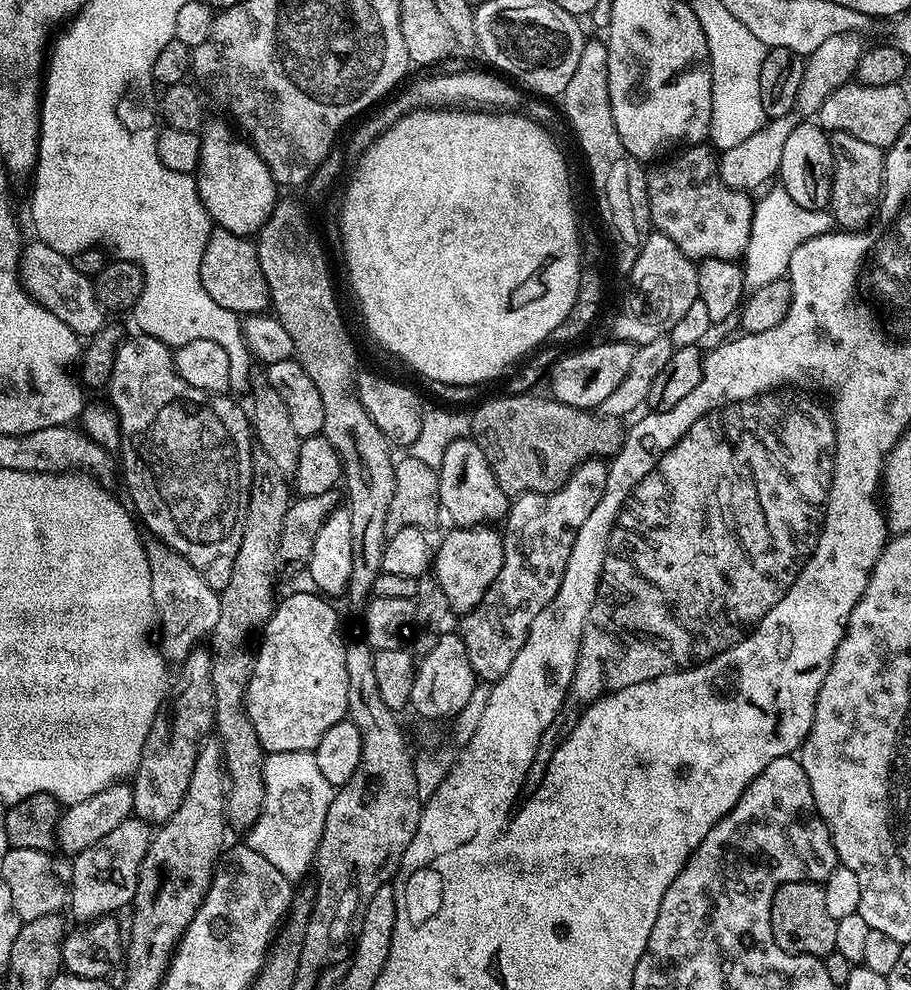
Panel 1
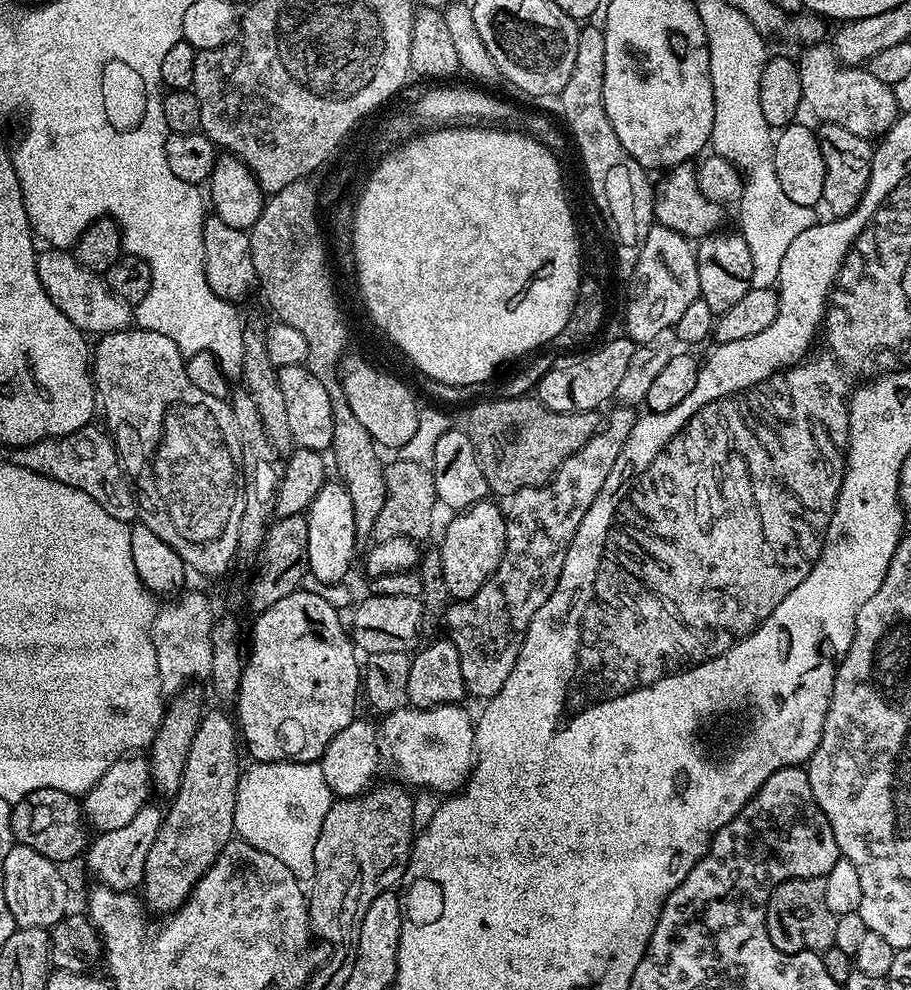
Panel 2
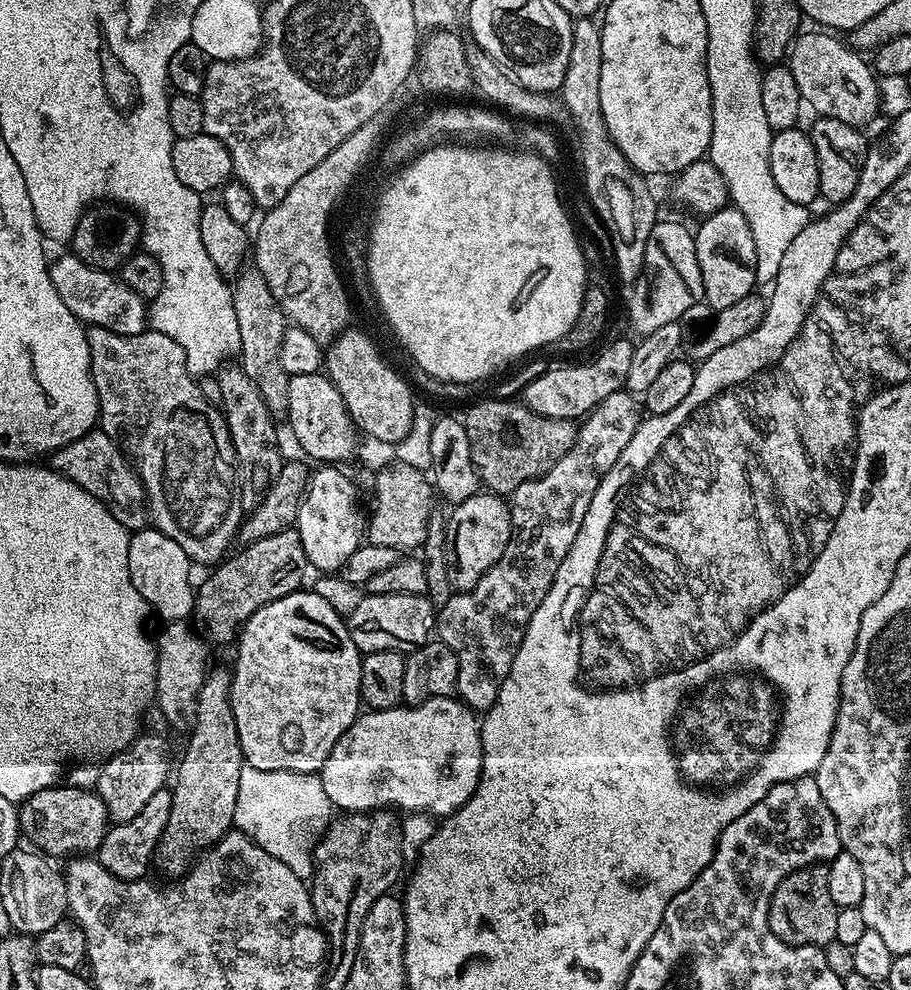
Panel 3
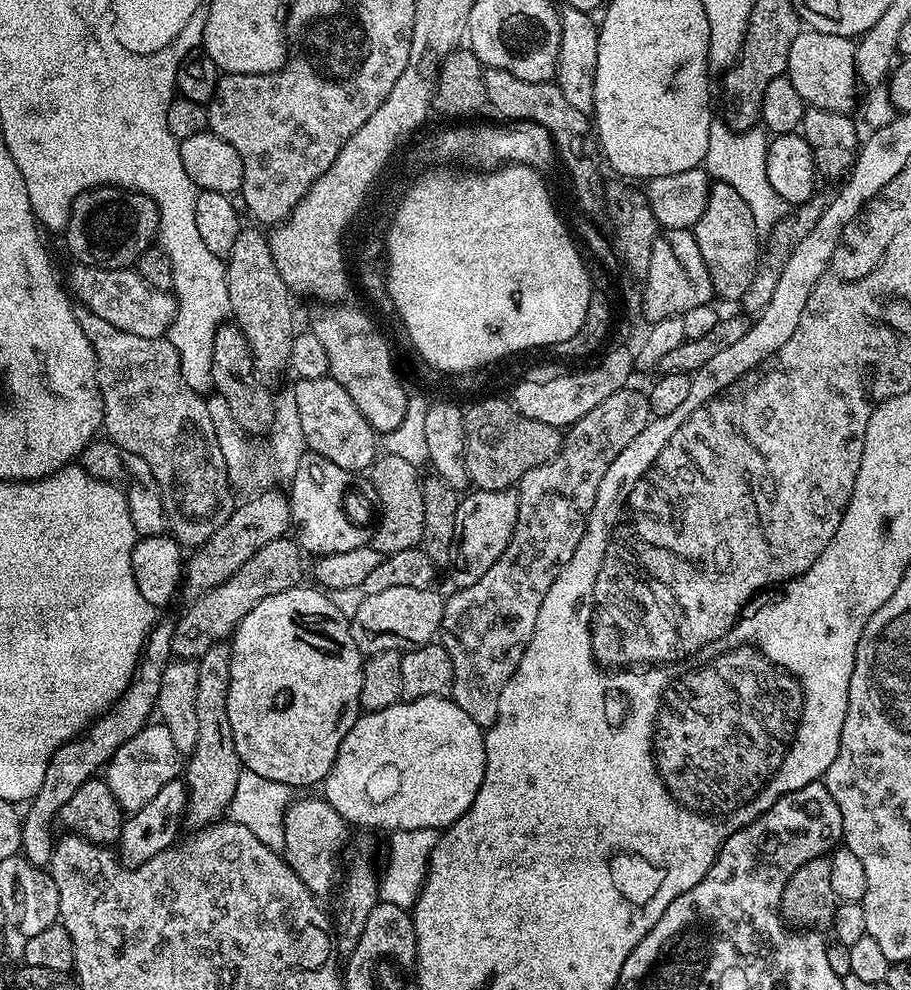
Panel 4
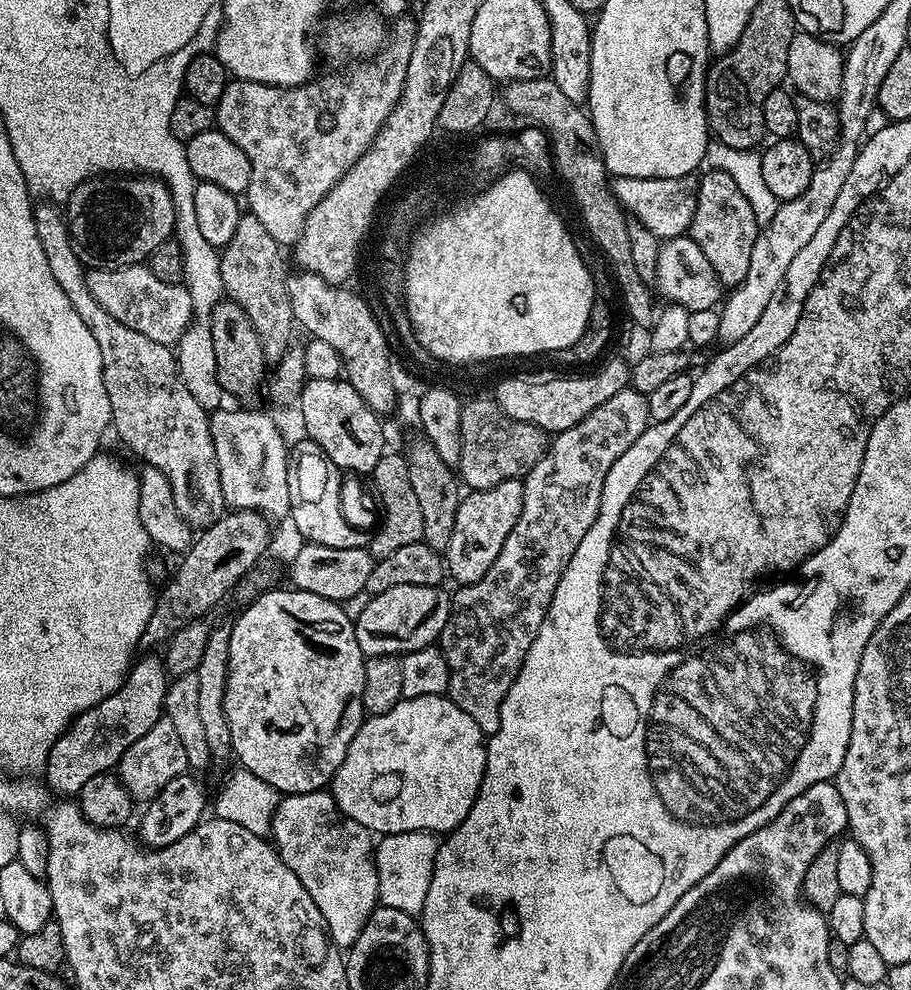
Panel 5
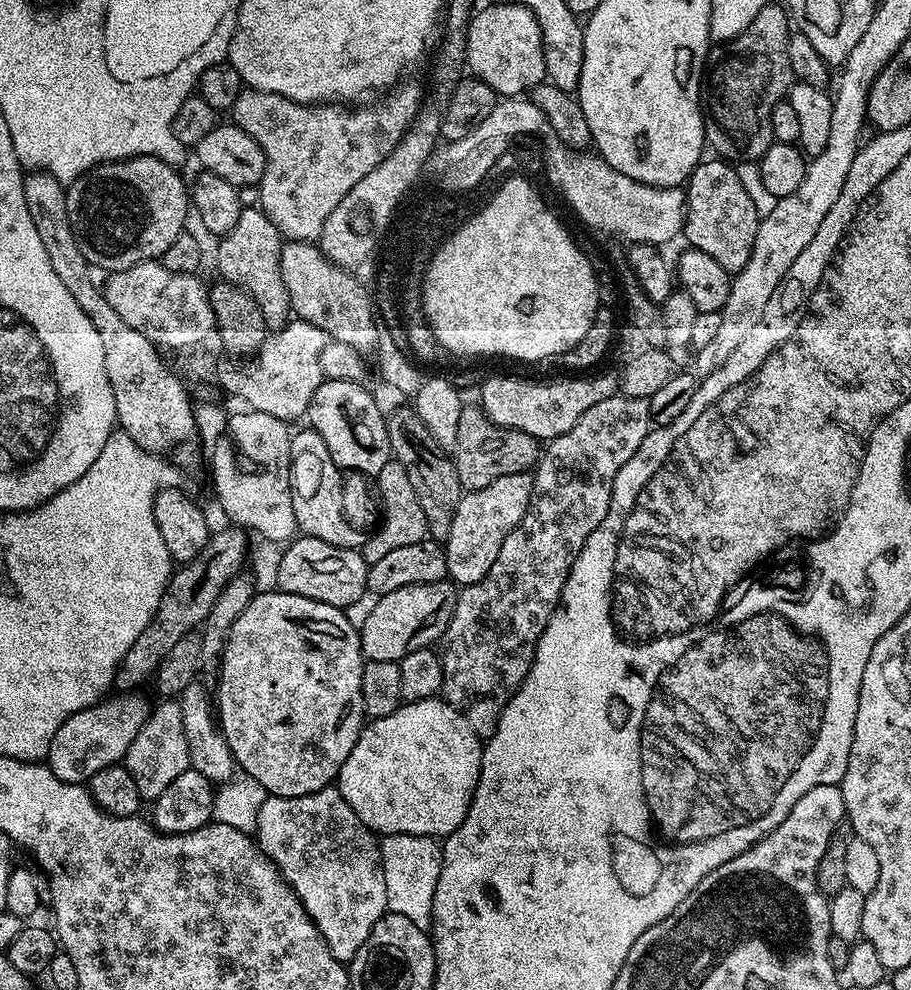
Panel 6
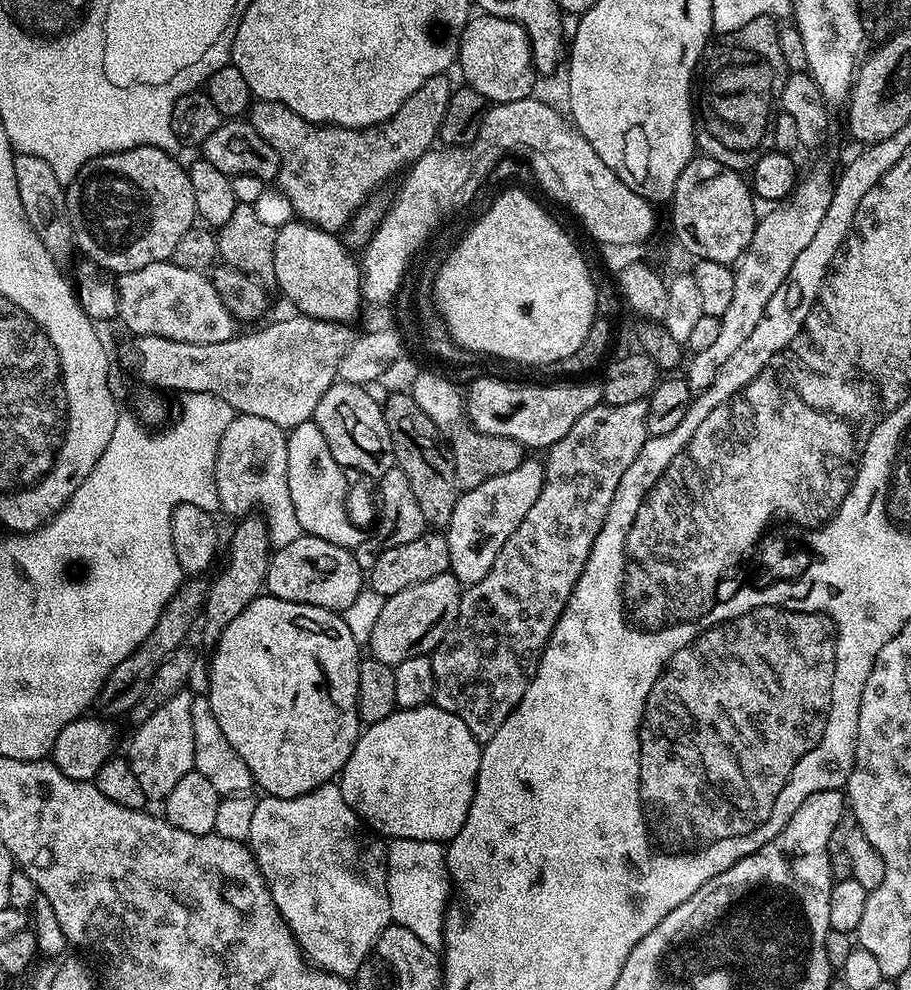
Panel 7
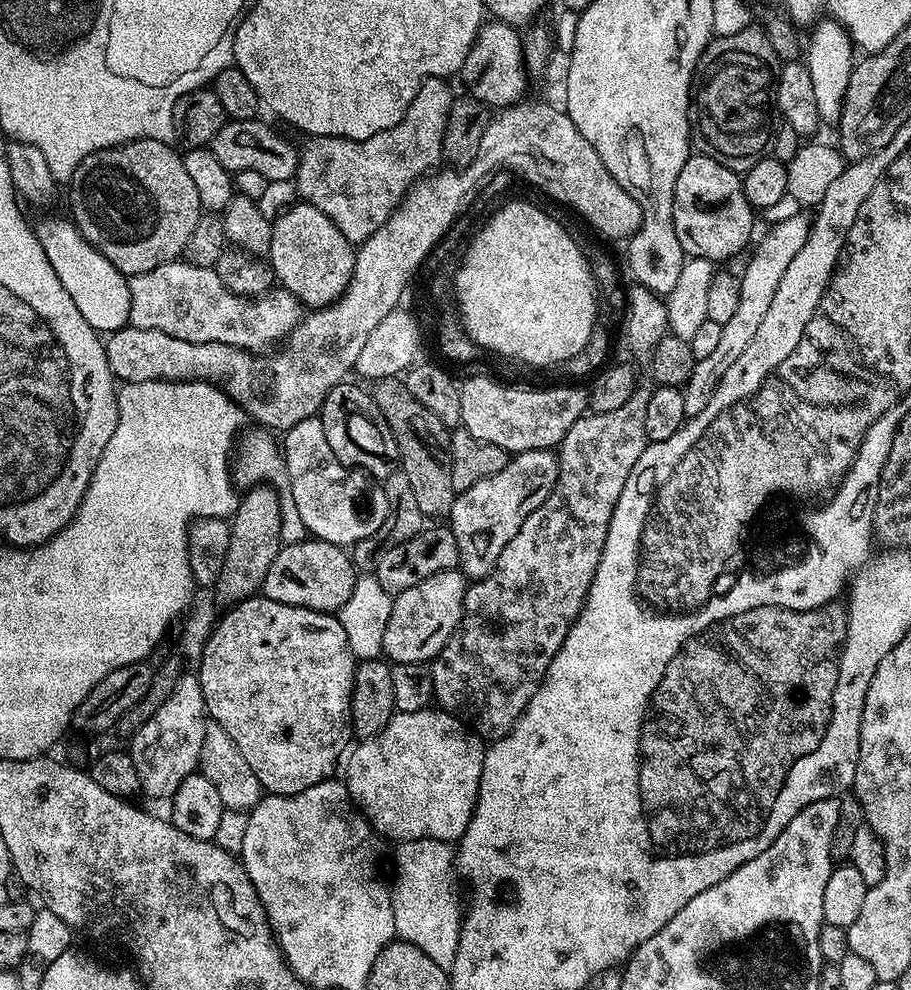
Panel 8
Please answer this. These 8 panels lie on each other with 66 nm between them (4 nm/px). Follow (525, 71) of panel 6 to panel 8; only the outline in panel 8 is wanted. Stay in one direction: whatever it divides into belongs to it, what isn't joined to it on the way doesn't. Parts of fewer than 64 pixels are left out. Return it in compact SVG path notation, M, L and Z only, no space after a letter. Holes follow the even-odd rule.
M499 22L485 23L466 54L462 77L467 95L481 100L489 109L510 108L521 99L526 73L524 70L524 42L521 33L513 25Z

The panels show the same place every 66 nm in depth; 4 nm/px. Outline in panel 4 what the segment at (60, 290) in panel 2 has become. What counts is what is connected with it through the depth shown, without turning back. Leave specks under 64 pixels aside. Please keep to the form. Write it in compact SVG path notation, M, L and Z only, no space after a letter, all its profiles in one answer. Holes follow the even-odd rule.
M79 262L73 263L71 266L73 268L68 272L68 280L66 276L66 284L71 295L83 307L98 314L98 318L110 322L110 326L114 326L118 330L126 330L126 334L138 334L138 338L161 338L167 333L168 327L176 316L176 297L171 291L158 290L153 284L141 278L132 268L95 268Z

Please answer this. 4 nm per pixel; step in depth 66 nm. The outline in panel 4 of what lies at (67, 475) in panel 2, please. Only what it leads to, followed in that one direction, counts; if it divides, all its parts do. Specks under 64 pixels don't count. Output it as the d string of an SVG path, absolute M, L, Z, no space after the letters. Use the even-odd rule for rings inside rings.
M97 438L85 446L78 460L91 476L97 476L100 480L115 482L120 486L128 484L126 495L130 518L140 536L162 536L169 531L168 515L162 506L162 494L158 486L158 478L154 478L150 466L142 458L130 454L125 448L119 448L112 440Z

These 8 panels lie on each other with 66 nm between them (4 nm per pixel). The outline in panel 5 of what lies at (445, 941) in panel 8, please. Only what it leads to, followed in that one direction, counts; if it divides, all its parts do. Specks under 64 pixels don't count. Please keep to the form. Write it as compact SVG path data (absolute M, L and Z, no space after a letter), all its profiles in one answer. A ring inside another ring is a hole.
M430 832L381 835L374 844L379 903L386 908L402 910L402 914L419 917L426 906L426 894L430 891L430 878L439 849L440 840Z

